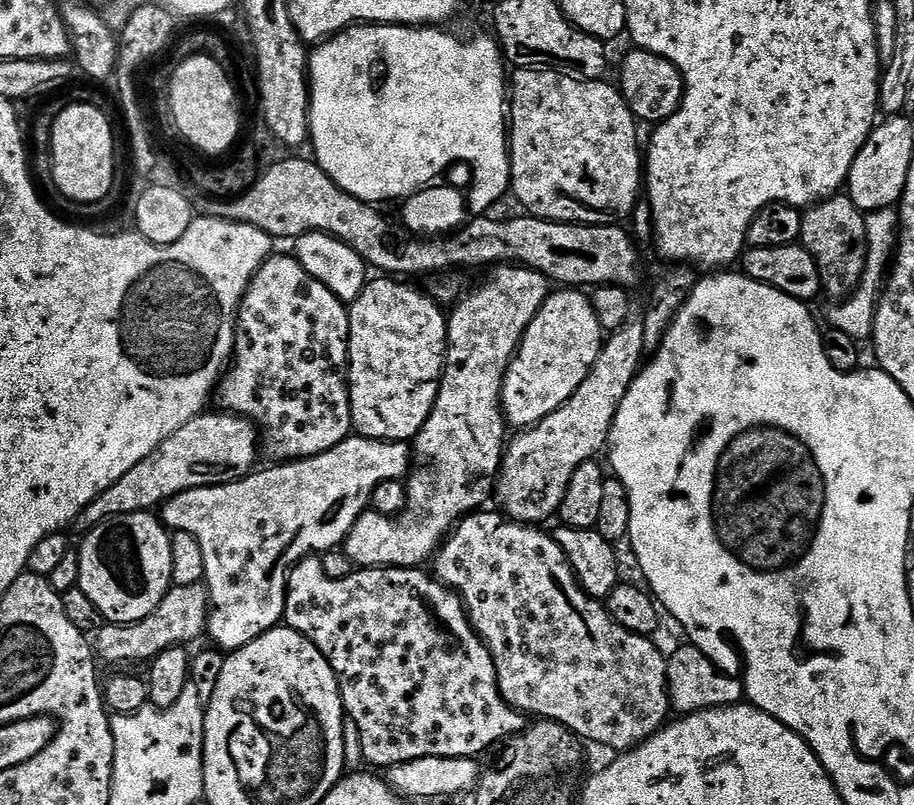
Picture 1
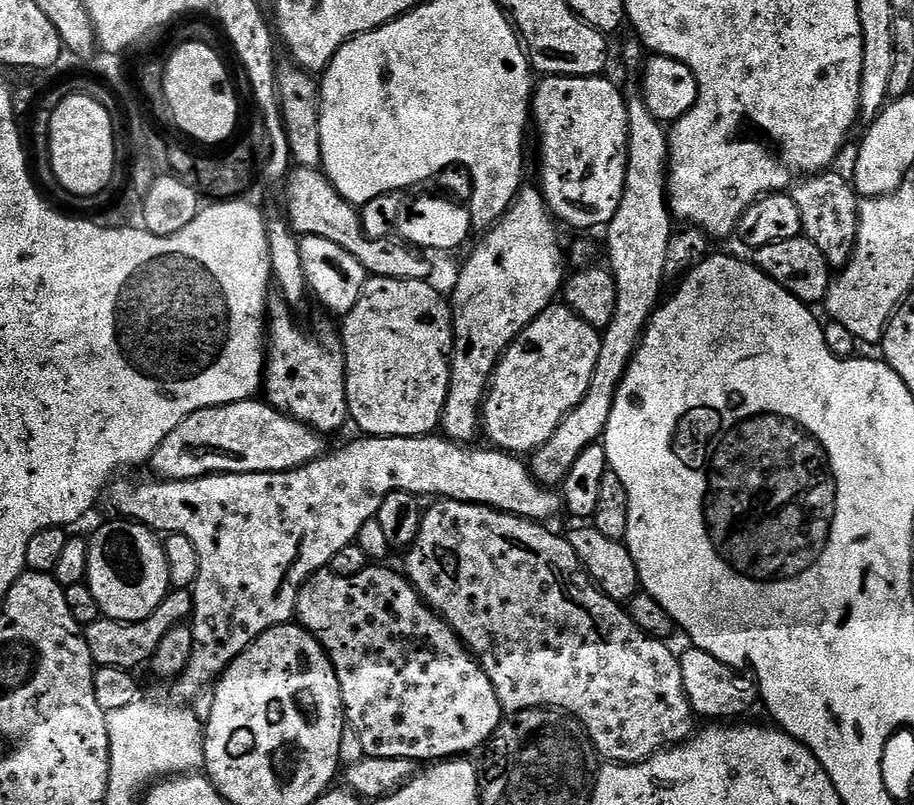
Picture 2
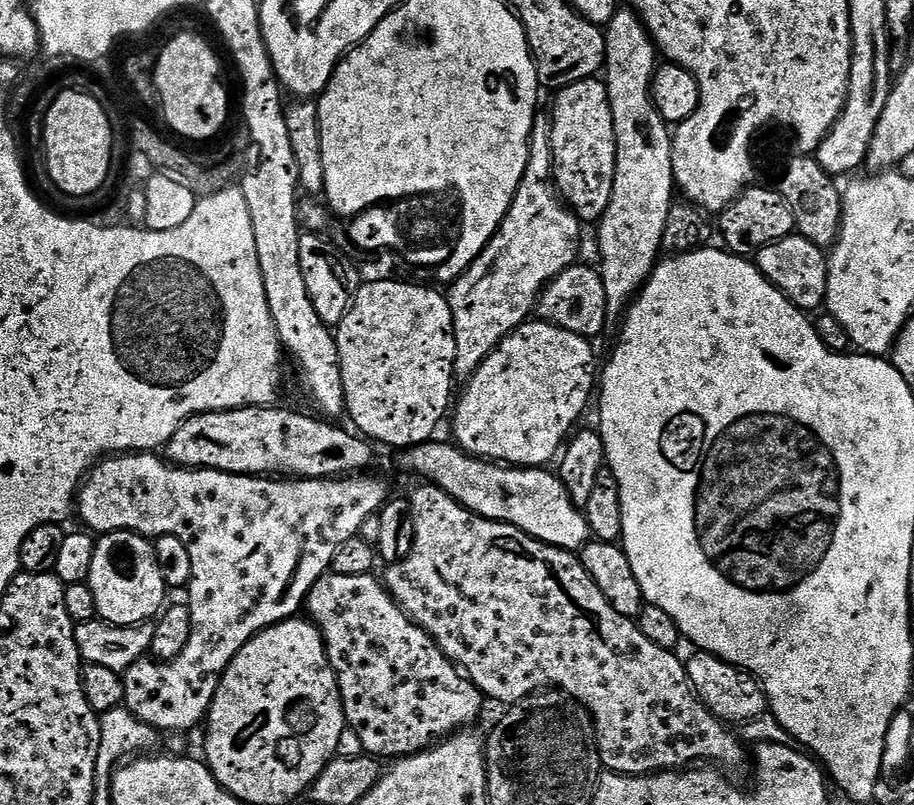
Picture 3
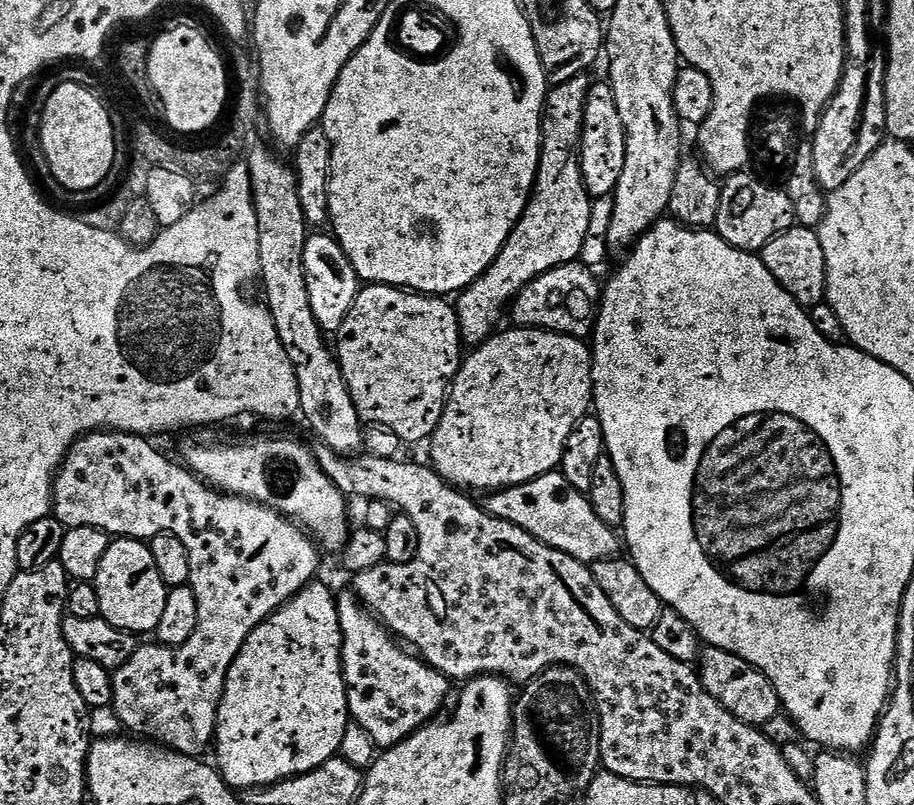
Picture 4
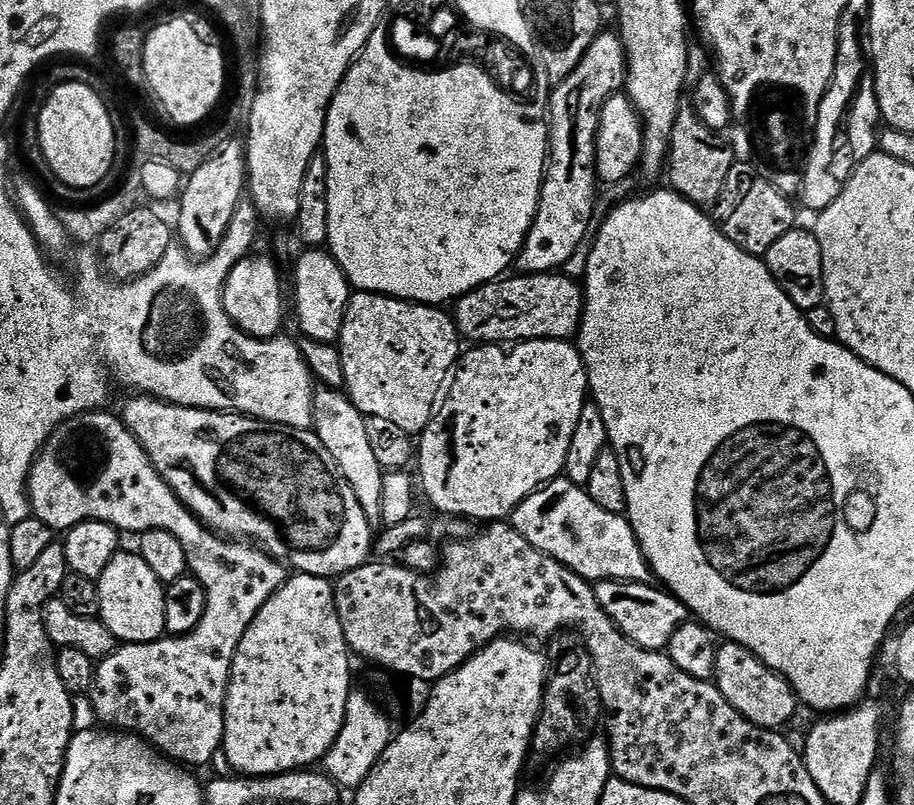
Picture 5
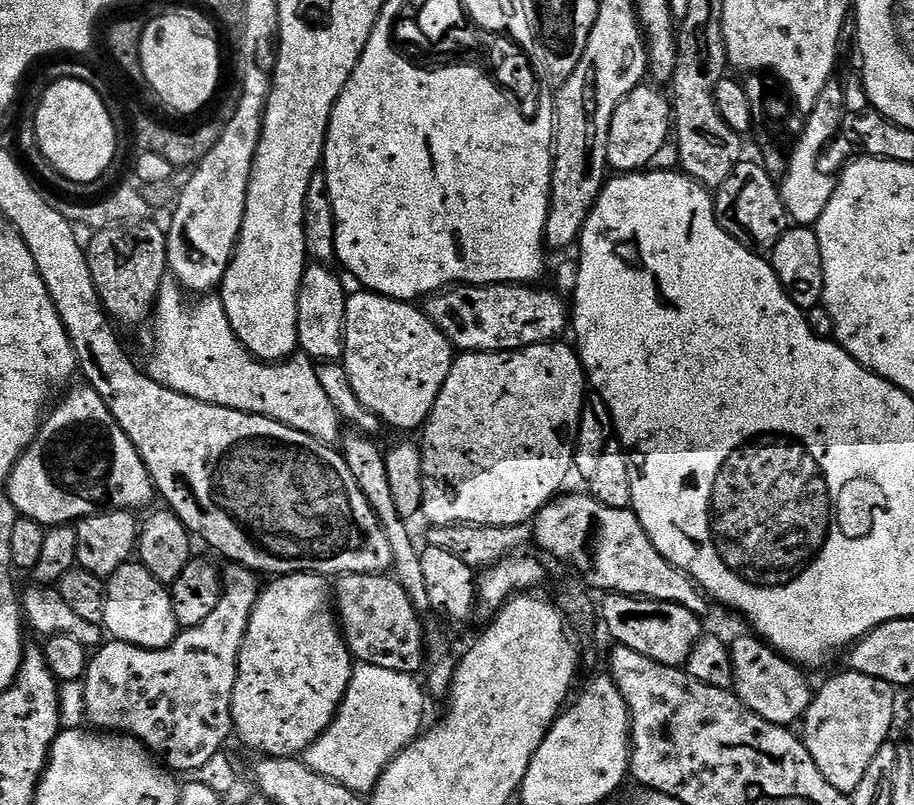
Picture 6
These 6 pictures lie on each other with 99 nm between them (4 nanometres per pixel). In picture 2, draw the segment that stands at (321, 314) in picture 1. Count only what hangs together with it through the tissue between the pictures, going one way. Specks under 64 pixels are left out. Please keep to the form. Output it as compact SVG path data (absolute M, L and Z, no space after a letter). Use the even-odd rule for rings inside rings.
M269 299L266 309L266 363L262 381L262 396L267 403L284 415L313 428L315 432L329 434L336 432L345 423L349 423L348 395L344 385L344 345L341 337L328 336L323 340L320 336L311 336L296 325L292 317L293 309L283 299Z

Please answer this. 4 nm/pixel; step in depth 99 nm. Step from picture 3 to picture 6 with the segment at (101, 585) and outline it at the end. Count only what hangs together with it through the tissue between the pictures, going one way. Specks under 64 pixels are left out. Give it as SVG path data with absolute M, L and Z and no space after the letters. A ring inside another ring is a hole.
M139 562L122 565L113 576L106 580L106 614L103 627L112 640L121 640L139 648L165 648L178 635L174 618L171 591L146 570Z

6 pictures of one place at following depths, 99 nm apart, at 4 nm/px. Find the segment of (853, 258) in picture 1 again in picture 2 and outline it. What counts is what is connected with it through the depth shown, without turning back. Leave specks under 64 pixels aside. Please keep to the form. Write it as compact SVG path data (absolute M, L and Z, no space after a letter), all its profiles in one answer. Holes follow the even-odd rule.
M825 170L807 178L797 179L790 194L794 198L794 206L798 206L798 214L802 214L804 239L814 242L814 246L818 246L818 250L822 250L828 265L839 270L847 264L848 259L852 256L852 251L856 249L856 227L860 221L860 200L849 177L845 173L843 176L842 173L836 171Z

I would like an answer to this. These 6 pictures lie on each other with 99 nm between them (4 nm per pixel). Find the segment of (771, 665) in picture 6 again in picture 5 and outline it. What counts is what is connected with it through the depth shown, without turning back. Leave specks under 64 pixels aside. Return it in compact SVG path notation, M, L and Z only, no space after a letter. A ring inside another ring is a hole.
M724 642L718 650L718 662L714 664L716 675L714 683L722 698L742 714L754 726L770 728L773 730L783 729L783 724L788 724L796 716L798 701L796 691L786 682L784 676L779 676L770 666L766 666L746 646Z

